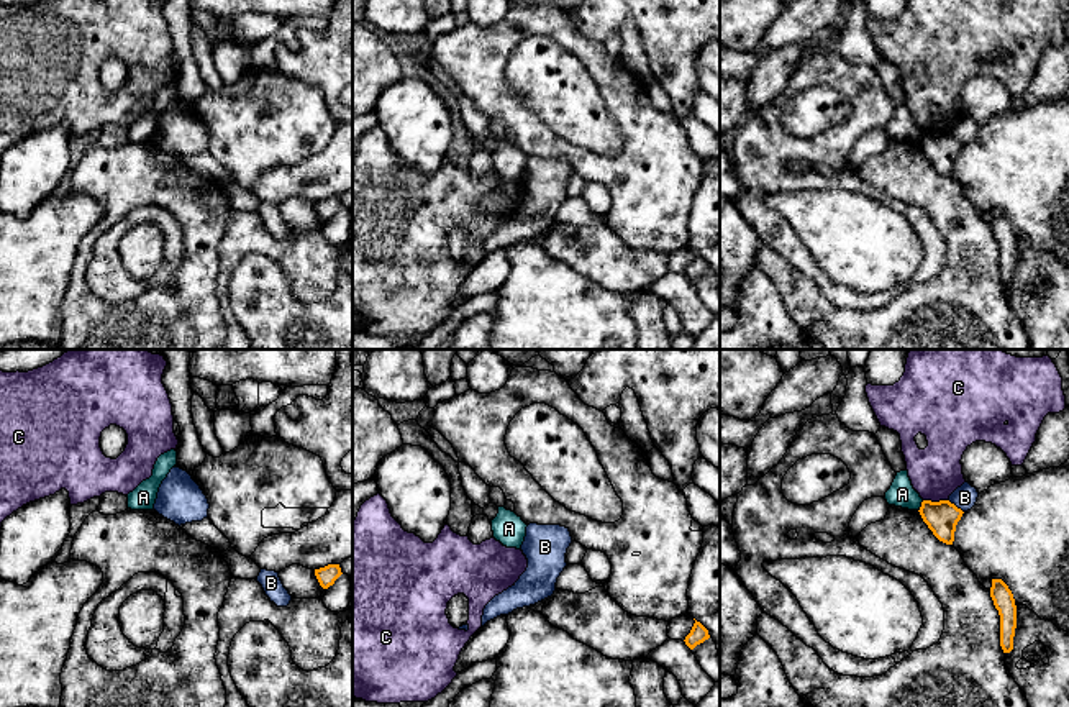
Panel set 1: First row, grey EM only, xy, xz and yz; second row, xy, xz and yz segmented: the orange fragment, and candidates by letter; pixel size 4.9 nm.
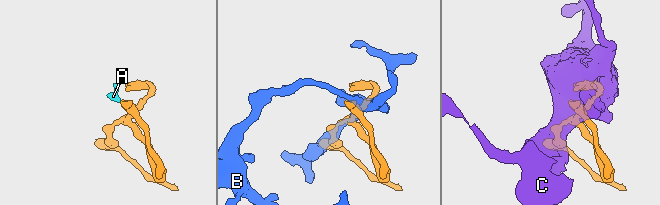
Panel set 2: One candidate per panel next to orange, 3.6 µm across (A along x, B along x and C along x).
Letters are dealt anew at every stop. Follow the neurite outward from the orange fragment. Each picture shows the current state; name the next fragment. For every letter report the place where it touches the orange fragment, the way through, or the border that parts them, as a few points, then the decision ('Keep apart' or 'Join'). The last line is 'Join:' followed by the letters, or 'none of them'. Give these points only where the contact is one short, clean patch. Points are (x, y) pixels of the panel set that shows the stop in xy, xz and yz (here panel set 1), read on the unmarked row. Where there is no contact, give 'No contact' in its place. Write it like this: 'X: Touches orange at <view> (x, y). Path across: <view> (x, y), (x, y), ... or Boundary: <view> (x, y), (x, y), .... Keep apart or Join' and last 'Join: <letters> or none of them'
A: Touches orange at yz (922, 138). Boundary: yz (923, 133), (918, 143). Keep apart
B: Touches orange at yz (955, 138). Boundary: yz (948, 132), (963, 145). Keep apart
C: Touches orange at yz (935, 135). Keep apart
Join: none of them

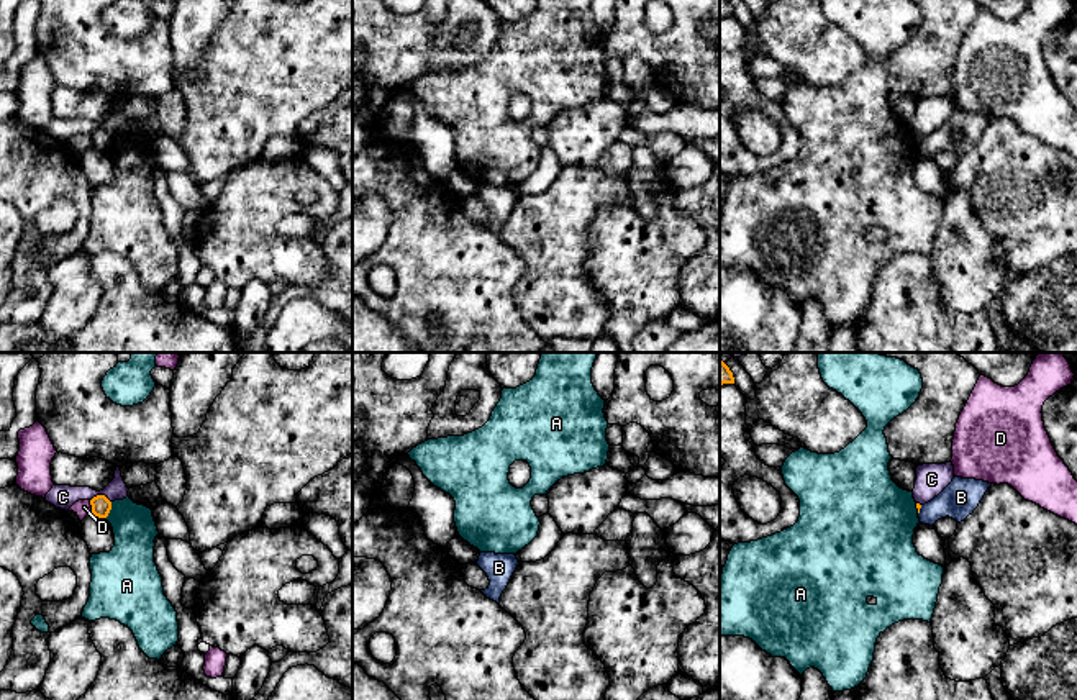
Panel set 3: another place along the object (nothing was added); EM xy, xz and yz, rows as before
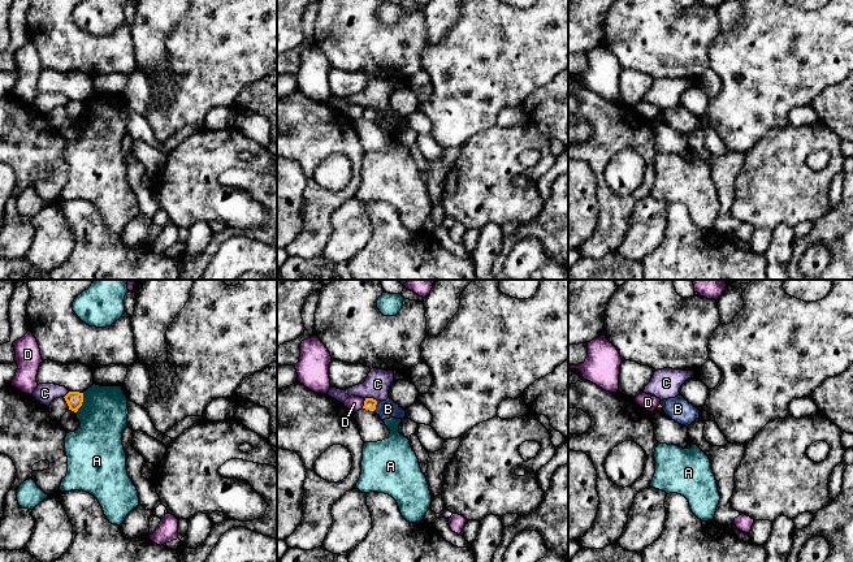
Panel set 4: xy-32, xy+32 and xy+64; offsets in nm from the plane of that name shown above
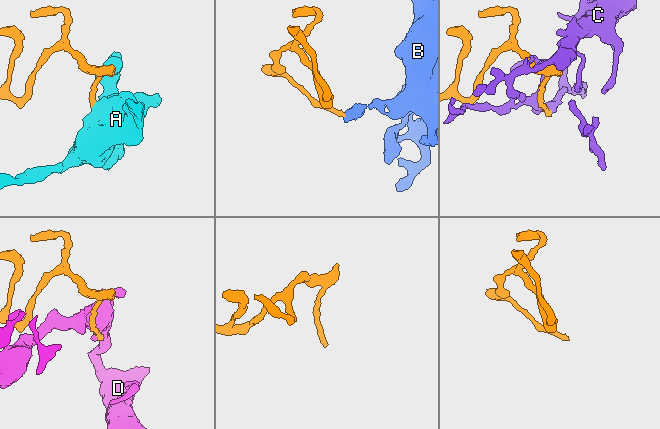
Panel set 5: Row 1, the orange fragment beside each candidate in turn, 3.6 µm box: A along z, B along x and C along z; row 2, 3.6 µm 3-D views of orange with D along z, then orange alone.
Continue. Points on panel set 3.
A: Touches orange at xy (110, 141). Keep apart
B: Touches orange at yz (918, 143). Boundary: yz (922, 138), (918, 146). Keep apart
C: Touches orange at xy (100, 128). Keep apart
D: Touches orange at xy (92, 140). Boundary: xy (89, 133), (92, 145). Keep apart
Join: none of them

